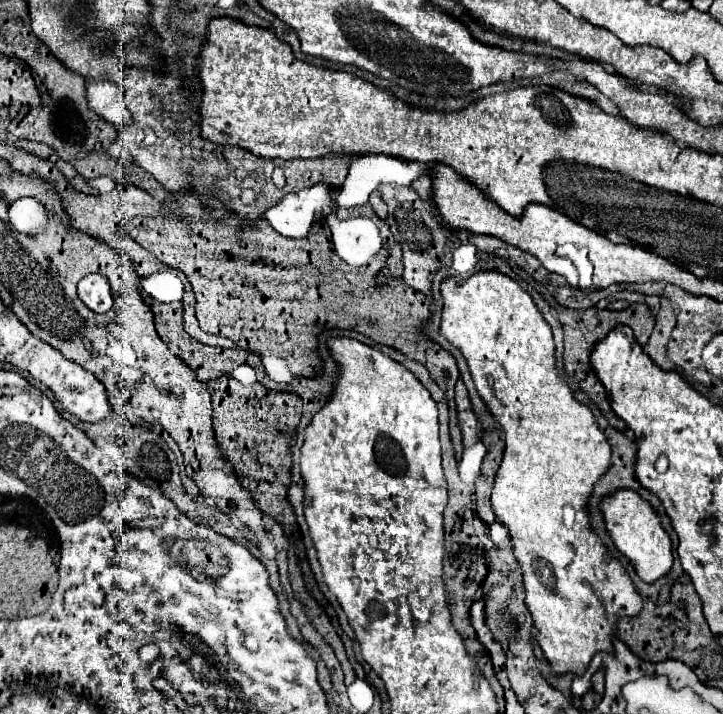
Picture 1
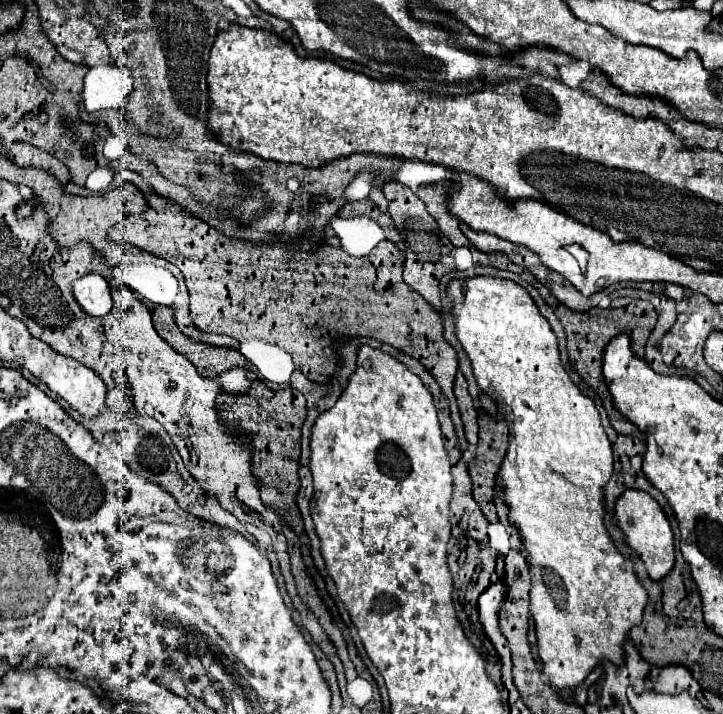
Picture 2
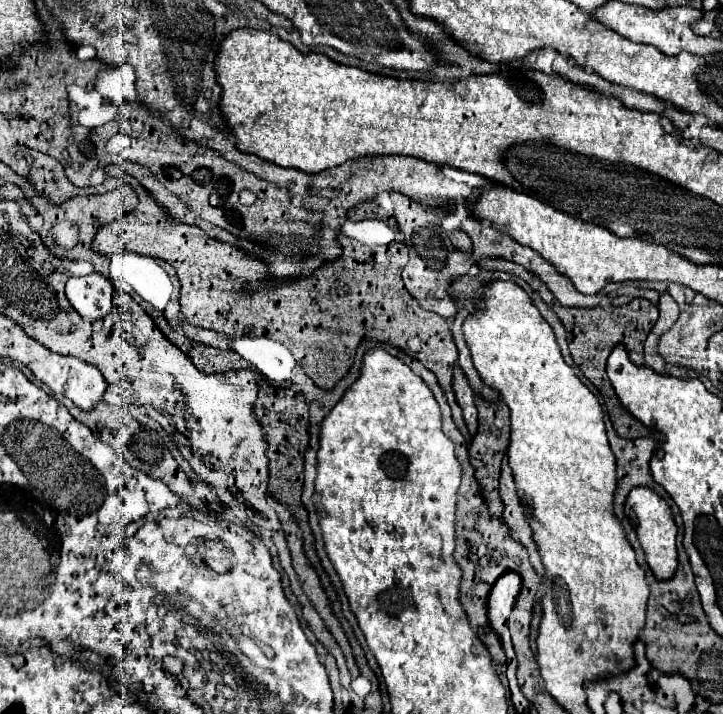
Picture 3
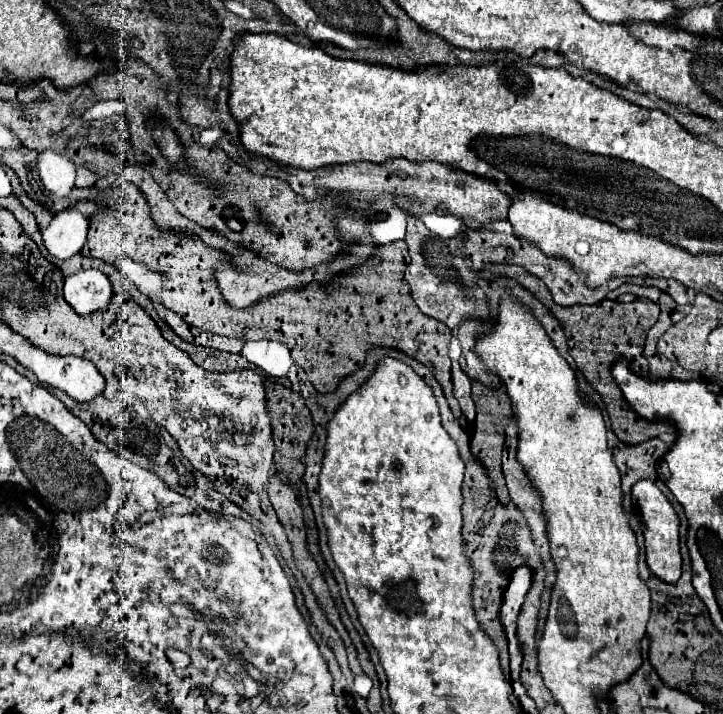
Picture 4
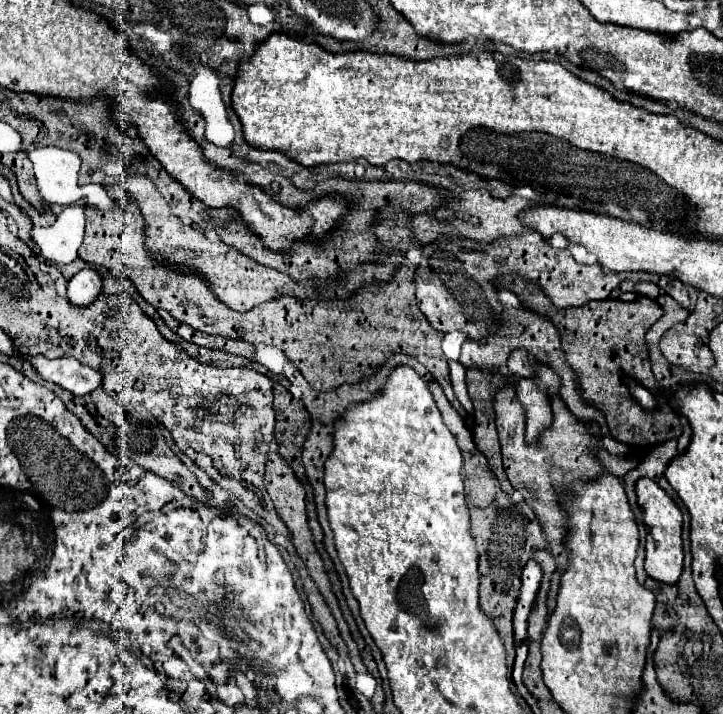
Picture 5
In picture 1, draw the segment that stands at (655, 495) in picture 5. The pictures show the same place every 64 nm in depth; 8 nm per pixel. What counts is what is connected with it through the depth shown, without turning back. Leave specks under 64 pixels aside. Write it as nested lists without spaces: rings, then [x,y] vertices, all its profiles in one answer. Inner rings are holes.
[[[618,490],[612,496],[604,498],[602,510],[604,510],[606,528],[612,536],[612,540],[616,542],[618,550],[634,564],[634,568],[642,580],[654,582],[672,568],[672,540],[666,534],[666,530],[662,528],[660,516],[652,508],[650,502],[646,502],[634,490]]]

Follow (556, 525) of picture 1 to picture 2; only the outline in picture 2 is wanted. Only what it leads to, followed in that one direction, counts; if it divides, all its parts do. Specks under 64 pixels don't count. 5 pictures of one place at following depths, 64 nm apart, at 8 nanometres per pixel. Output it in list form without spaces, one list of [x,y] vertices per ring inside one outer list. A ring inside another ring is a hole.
[[[476,276],[470,280],[452,280],[450,288],[448,288],[448,296],[454,304],[454,316],[456,316],[456,336],[462,344],[462,348],[466,350],[472,368],[474,368],[474,376],[478,380],[478,386],[490,394],[496,404],[498,404],[498,412],[506,414],[506,420],[510,424],[510,446],[506,450],[506,458],[502,462],[500,474],[498,474],[498,482],[496,482],[496,490],[500,490],[500,486],[504,486],[504,494],[506,494],[506,502],[510,508],[510,520],[512,524],[520,530],[522,538],[524,538],[524,552],[528,554],[528,566],[530,566],[530,574],[532,574],[532,590],[530,590],[530,612],[534,616],[536,622],[536,636],[538,636],[538,654],[540,660],[544,664],[542,674],[546,676],[548,684],[552,688],[556,688],[558,692],[574,692],[584,680],[586,676],[600,666],[604,660],[610,660],[614,666],[622,666],[624,664],[624,642],[628,638],[630,628],[634,628],[636,624],[642,622],[642,614],[644,614],[644,606],[648,600],[648,592],[646,588],[638,582],[638,576],[634,572],[634,562],[630,558],[626,558],[616,546],[614,540],[610,536],[610,532],[604,526],[604,486],[608,484],[614,468],[614,458],[612,458],[612,448],[608,442],[608,436],[600,424],[600,414],[596,410],[596,404],[592,398],[584,396],[582,390],[572,382],[570,374],[564,370],[562,362],[560,362],[560,352],[558,352],[558,344],[556,344],[556,334],[552,332],[548,320],[538,312],[534,300],[530,298],[530,294],[518,286],[512,280],[502,280],[502,278],[492,278],[492,276]]]

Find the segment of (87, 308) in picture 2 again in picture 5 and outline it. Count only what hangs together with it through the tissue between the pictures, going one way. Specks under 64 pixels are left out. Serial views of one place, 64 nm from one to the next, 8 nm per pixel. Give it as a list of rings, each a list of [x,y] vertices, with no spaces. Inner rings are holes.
[[[86,268],[68,282],[68,300],[76,306],[88,306],[100,296],[100,290],[102,278],[92,268]]]

